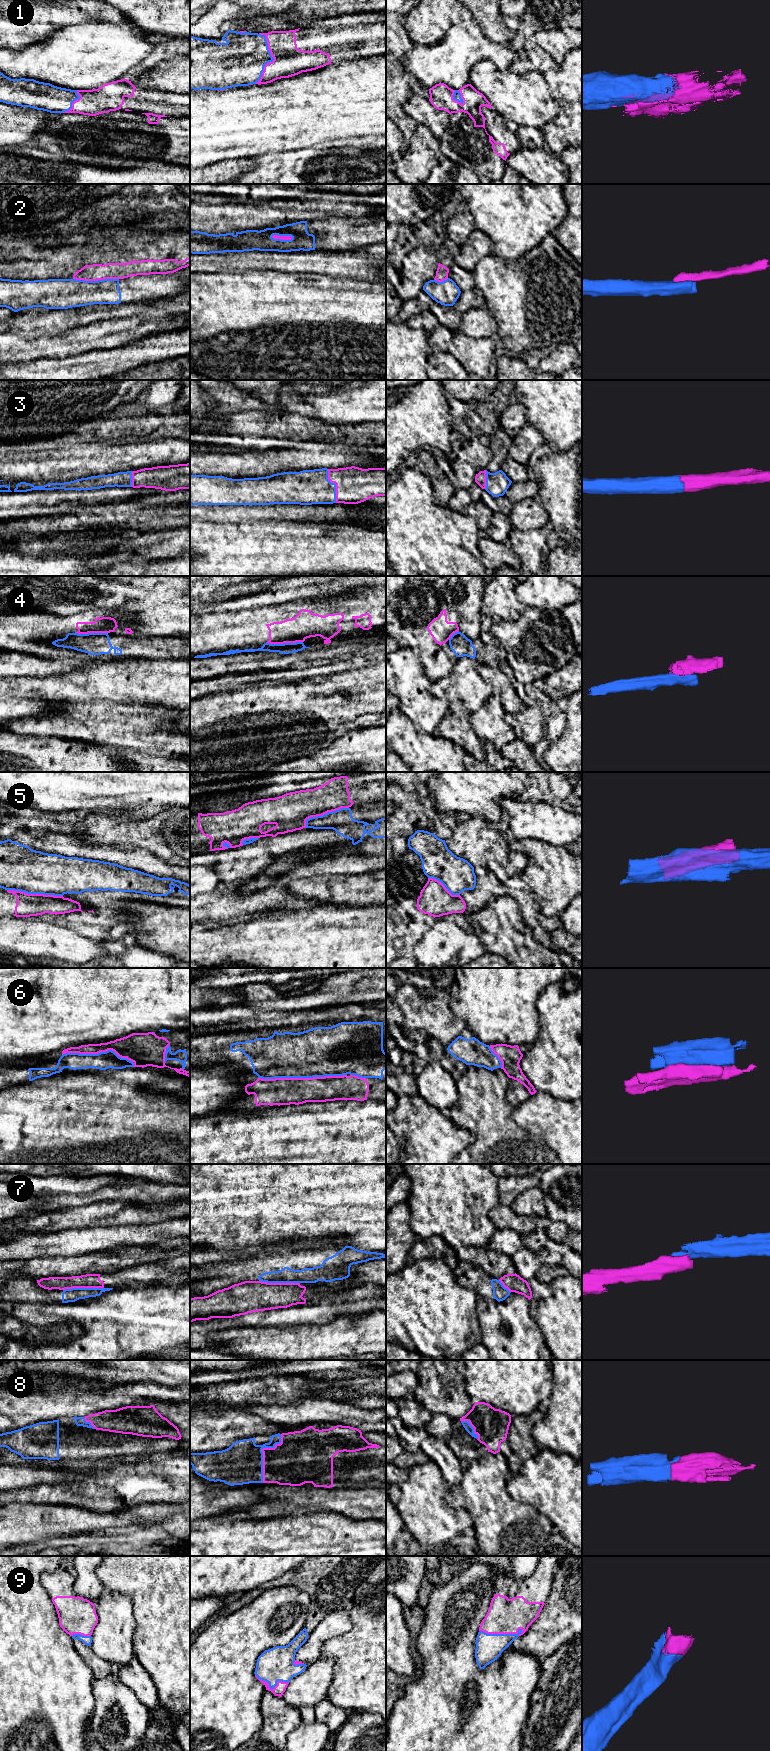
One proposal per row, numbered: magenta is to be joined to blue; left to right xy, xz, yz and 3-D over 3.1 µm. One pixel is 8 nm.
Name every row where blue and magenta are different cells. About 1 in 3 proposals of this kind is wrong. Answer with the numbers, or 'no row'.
2, 4, 5, 6, 7

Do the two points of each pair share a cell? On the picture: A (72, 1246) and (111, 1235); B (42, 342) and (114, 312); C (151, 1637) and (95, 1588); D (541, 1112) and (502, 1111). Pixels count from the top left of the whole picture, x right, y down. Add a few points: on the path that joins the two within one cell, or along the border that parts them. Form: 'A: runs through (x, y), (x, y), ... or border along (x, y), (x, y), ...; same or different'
A: runs through (82, 1241), (101, 1239); same
B: border along (87, 324), (73, 327), (58, 334), (41, 332); different
C: border along (97, 1566), (95, 1575), (105, 1588); different
D: border along (512, 1108), (512, 1119), (525, 1130); different

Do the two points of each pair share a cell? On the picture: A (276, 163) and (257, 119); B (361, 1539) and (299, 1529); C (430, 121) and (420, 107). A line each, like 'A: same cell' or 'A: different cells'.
A: different cells
B: same cell
C: same cell

